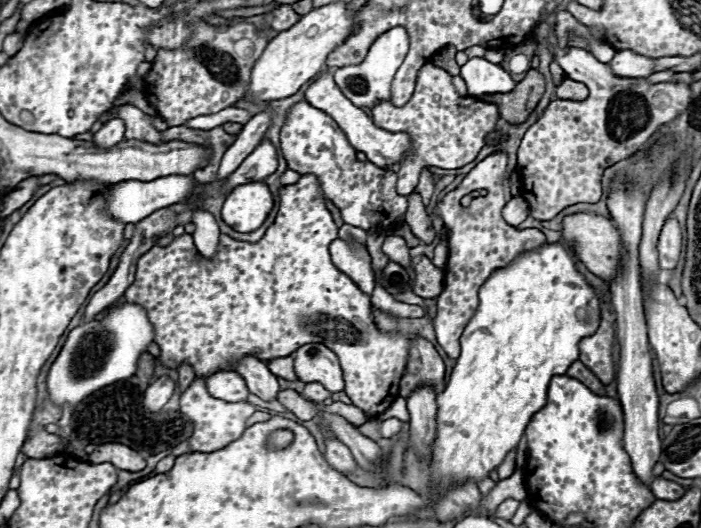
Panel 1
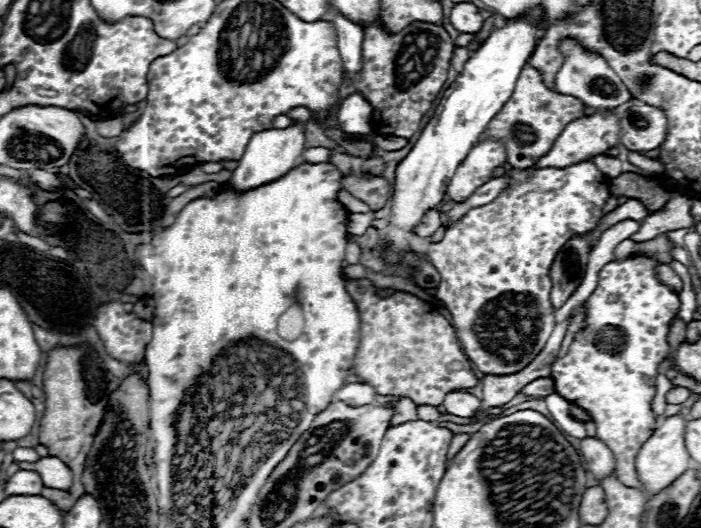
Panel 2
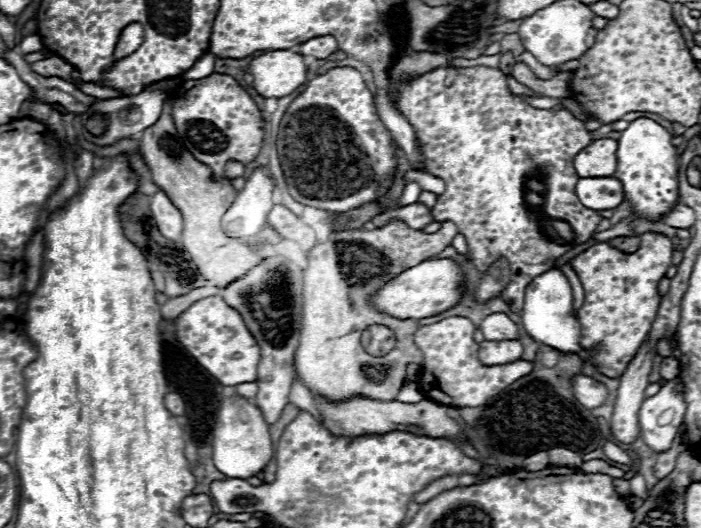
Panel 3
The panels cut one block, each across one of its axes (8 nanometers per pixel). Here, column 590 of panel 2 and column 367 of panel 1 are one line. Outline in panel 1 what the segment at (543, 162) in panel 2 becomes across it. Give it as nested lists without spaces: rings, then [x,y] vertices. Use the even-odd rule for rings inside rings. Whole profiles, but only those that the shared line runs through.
[[[320,72],[320,74],[318,74],[318,78],[316,78],[316,80],[308,86],[308,90],[306,90],[306,100],[308,100],[314,108],[318,108],[318,110],[326,112],[328,116],[332,116],[332,118],[336,120],[336,124],[342,128],[342,132],[348,136],[348,142],[350,142],[358,152],[364,152],[366,158],[368,158],[372,164],[376,164],[378,168],[390,168],[392,164],[400,162],[400,160],[404,158],[404,154],[410,150],[410,140],[408,140],[408,136],[406,136],[404,132],[388,132],[388,130],[384,130],[384,128],[378,128],[378,126],[372,122],[372,118],[370,118],[362,108],[354,106],[354,104],[338,90],[332,72]]]

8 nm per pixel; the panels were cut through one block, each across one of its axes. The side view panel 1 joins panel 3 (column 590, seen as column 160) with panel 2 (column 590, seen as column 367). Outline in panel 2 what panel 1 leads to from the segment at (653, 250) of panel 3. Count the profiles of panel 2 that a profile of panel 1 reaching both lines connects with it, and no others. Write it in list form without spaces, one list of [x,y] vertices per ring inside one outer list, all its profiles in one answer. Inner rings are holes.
[[[634,254],[624,260],[608,262],[600,270],[600,282],[596,290],[582,304],[584,314],[586,314],[584,330],[576,334],[576,340],[570,344],[566,356],[558,358],[552,364],[552,378],[554,378],[556,394],[590,412],[594,424],[598,426],[596,436],[612,450],[616,458],[616,478],[624,486],[632,486],[632,488],[640,488],[640,482],[634,470],[634,458],[640,446],[658,428],[656,414],[650,408],[650,402],[656,392],[654,378],[658,374],[658,366],[662,358],[668,354],[666,334],[680,308],[678,294],[658,280],[656,270],[654,270],[656,266],[658,262],[654,258],[648,258],[642,254]]]

